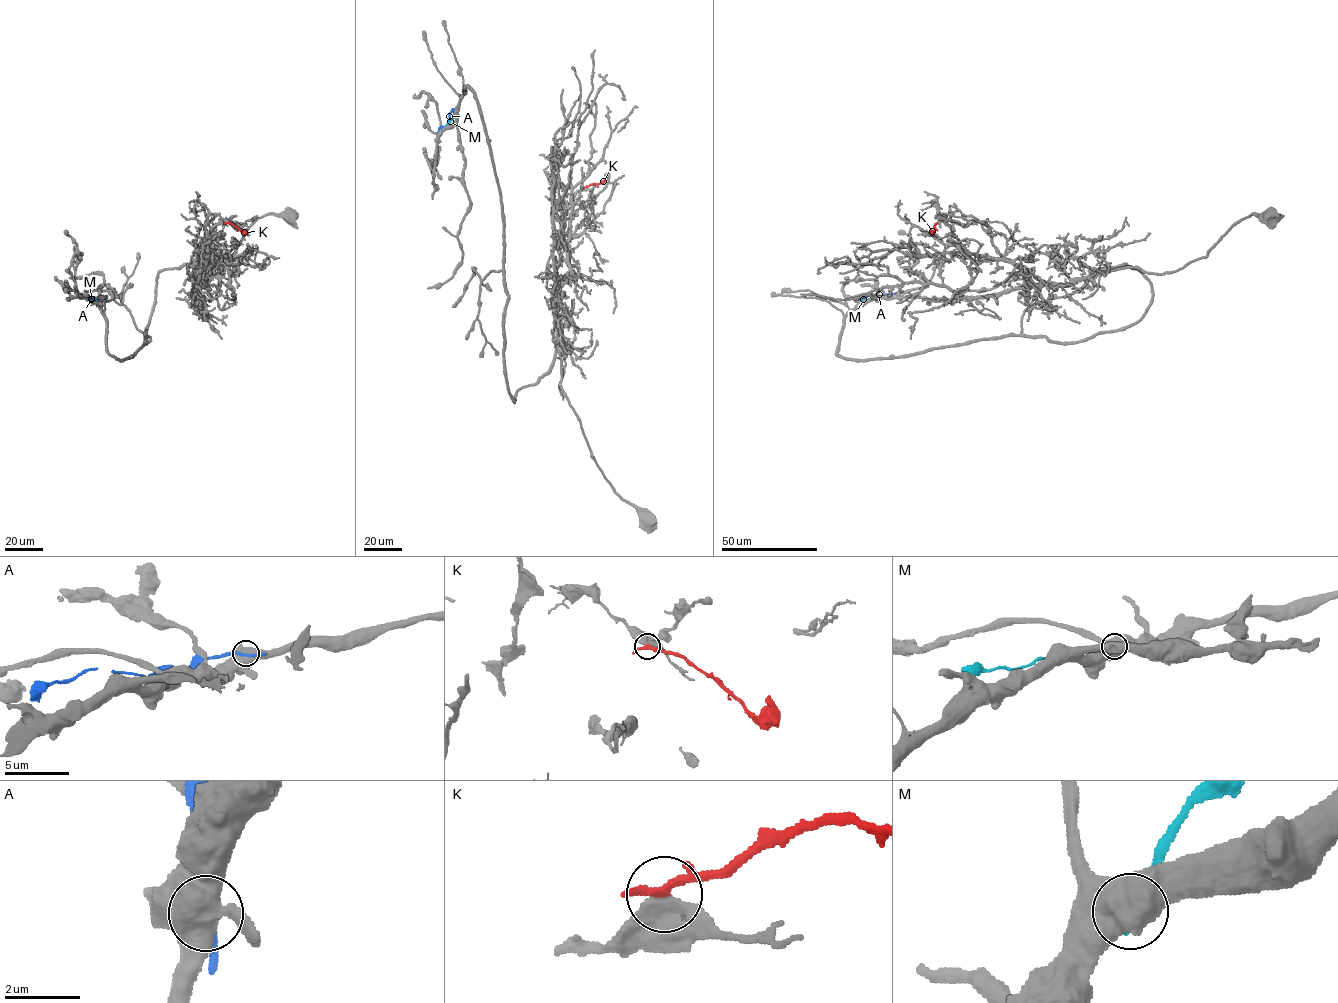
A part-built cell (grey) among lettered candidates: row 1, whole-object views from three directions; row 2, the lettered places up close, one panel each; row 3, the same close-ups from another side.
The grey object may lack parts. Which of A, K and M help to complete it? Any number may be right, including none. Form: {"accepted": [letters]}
{"accepted": []}

